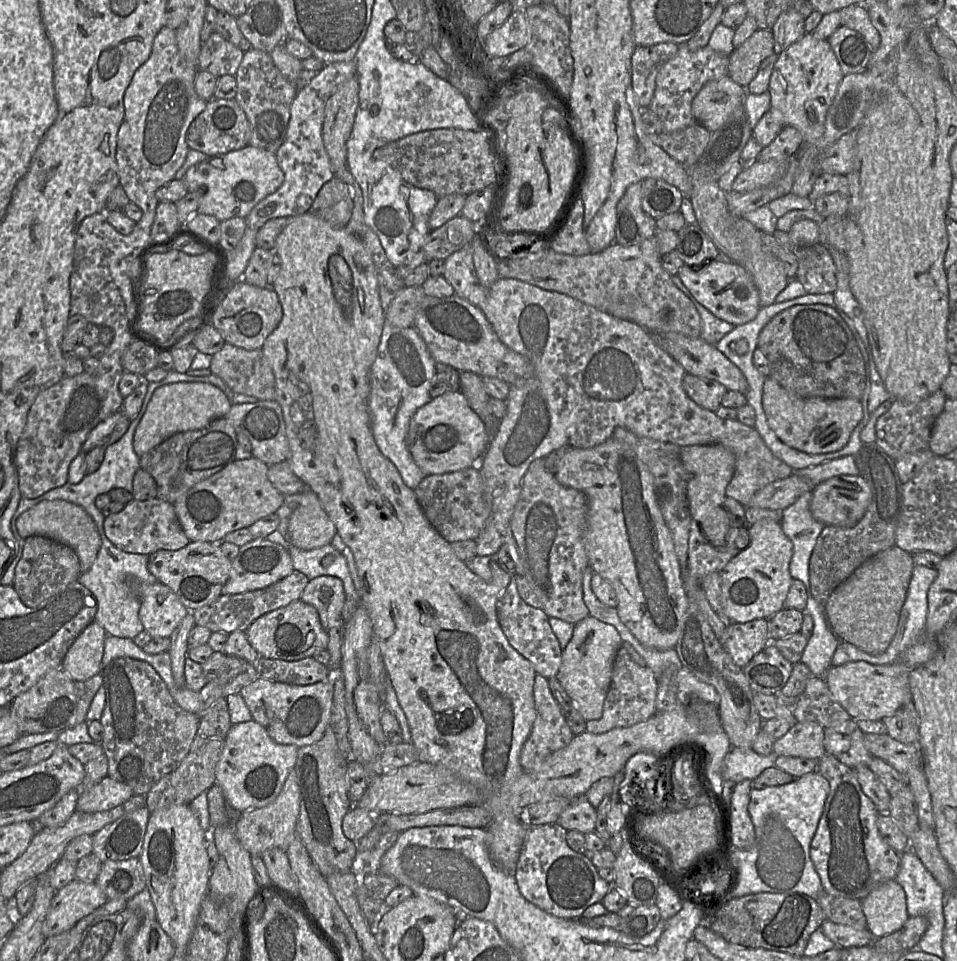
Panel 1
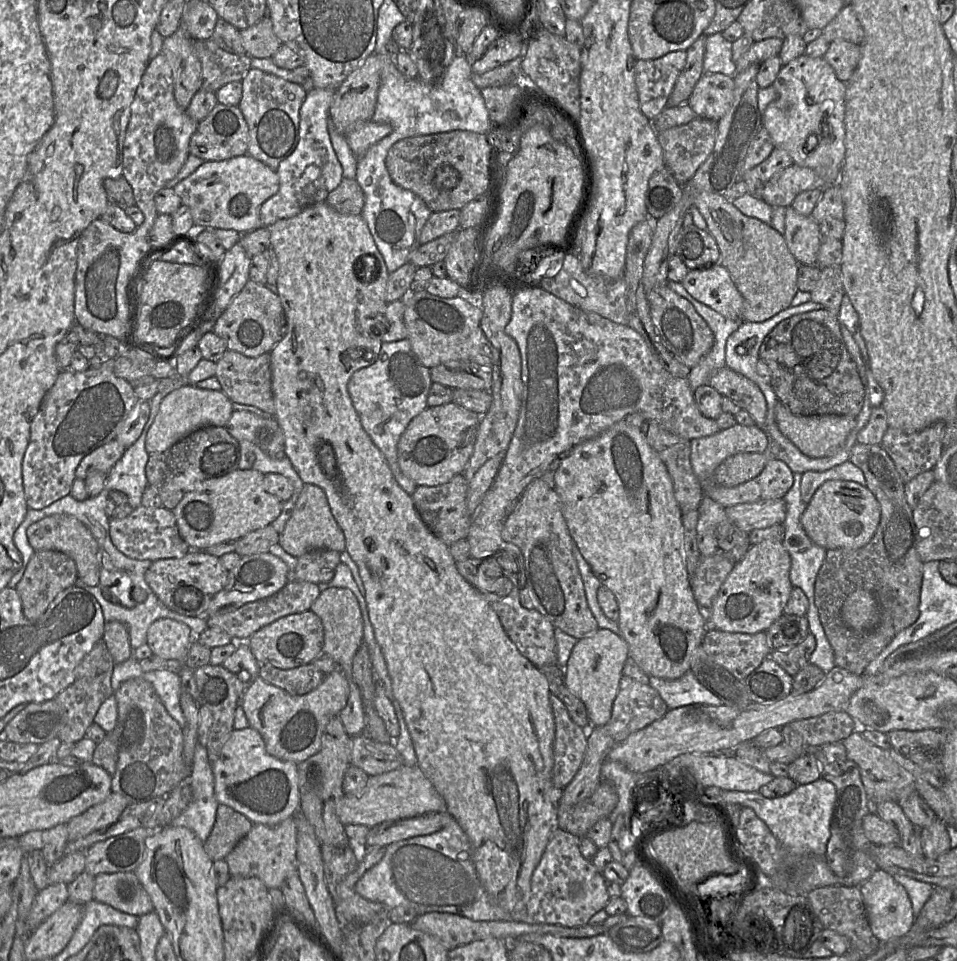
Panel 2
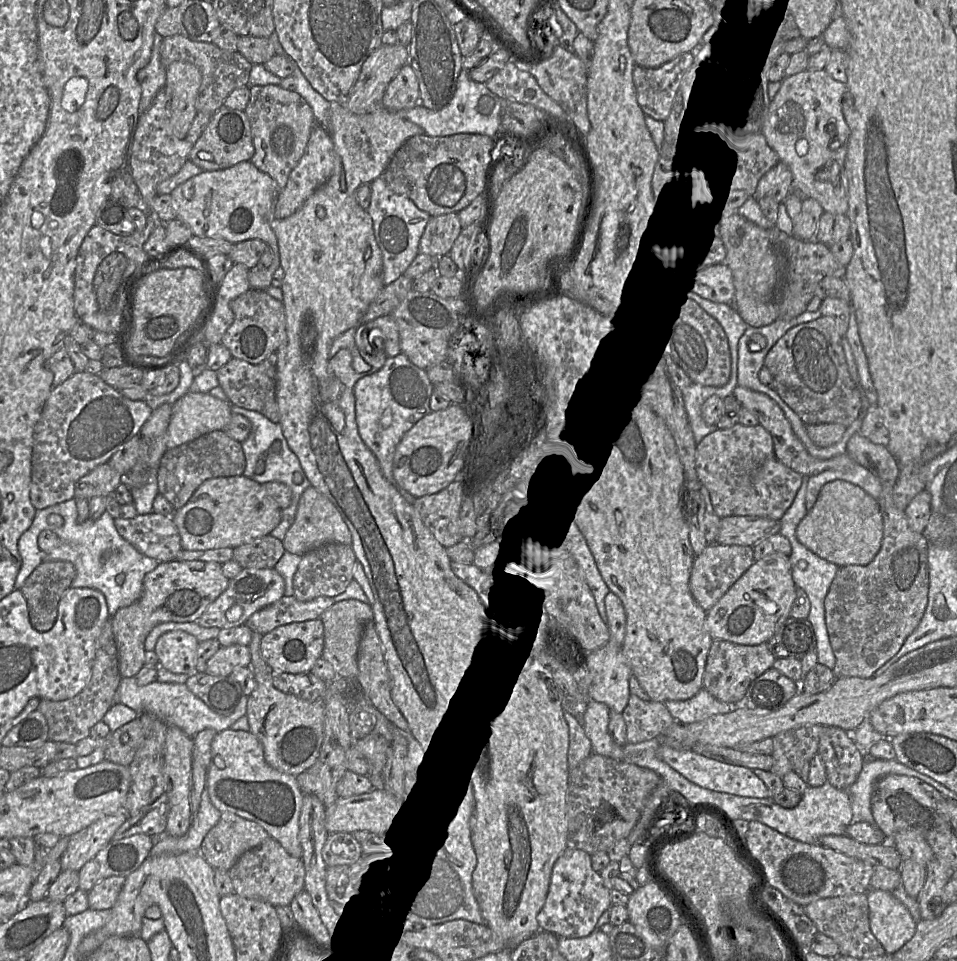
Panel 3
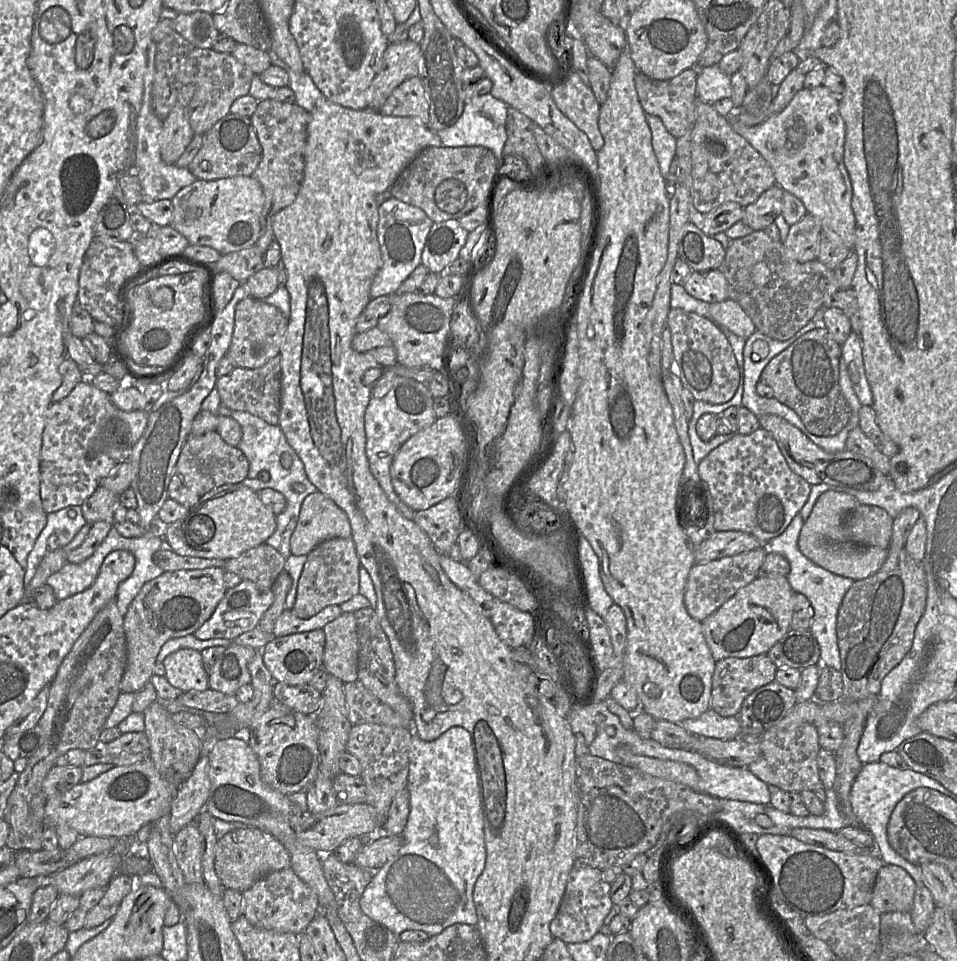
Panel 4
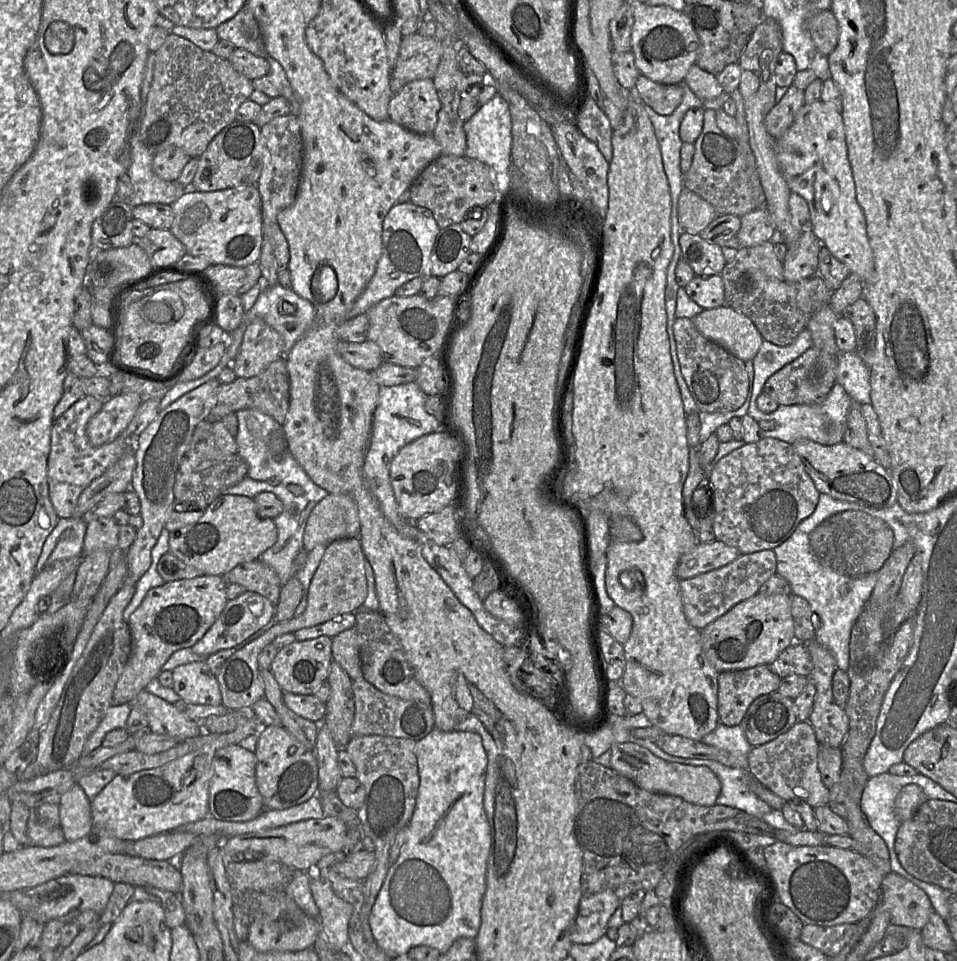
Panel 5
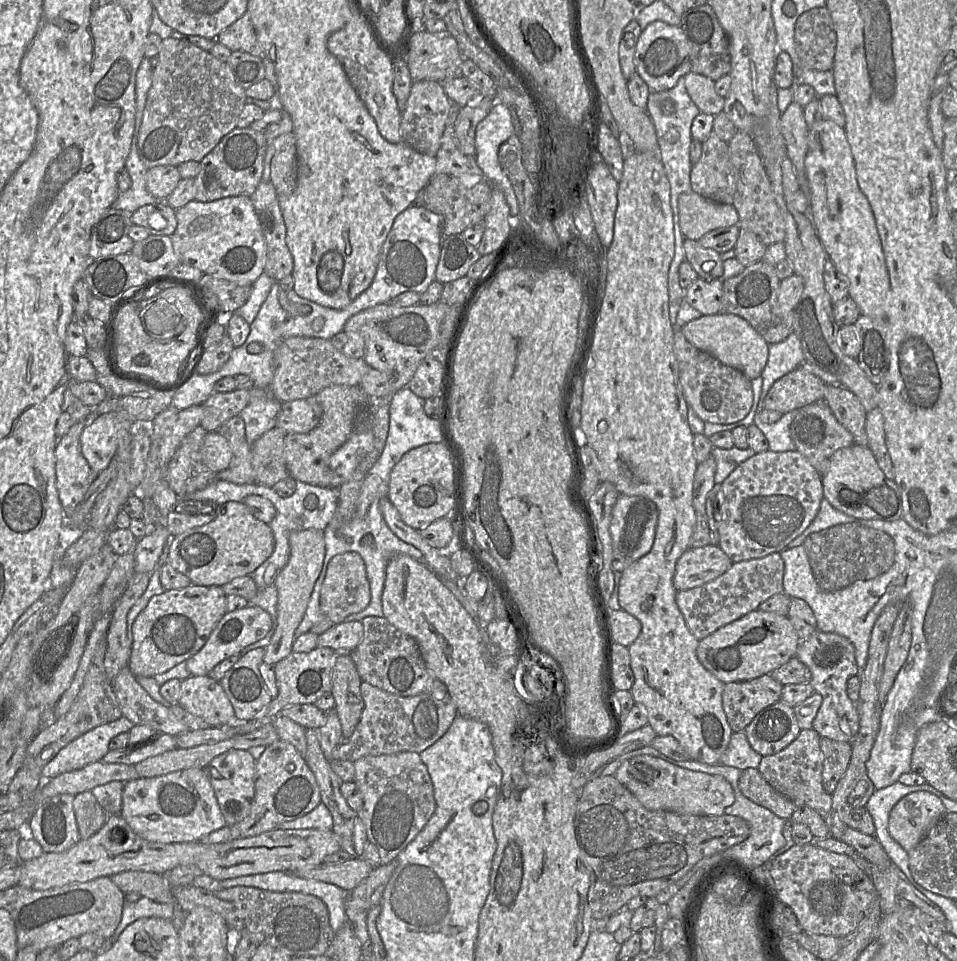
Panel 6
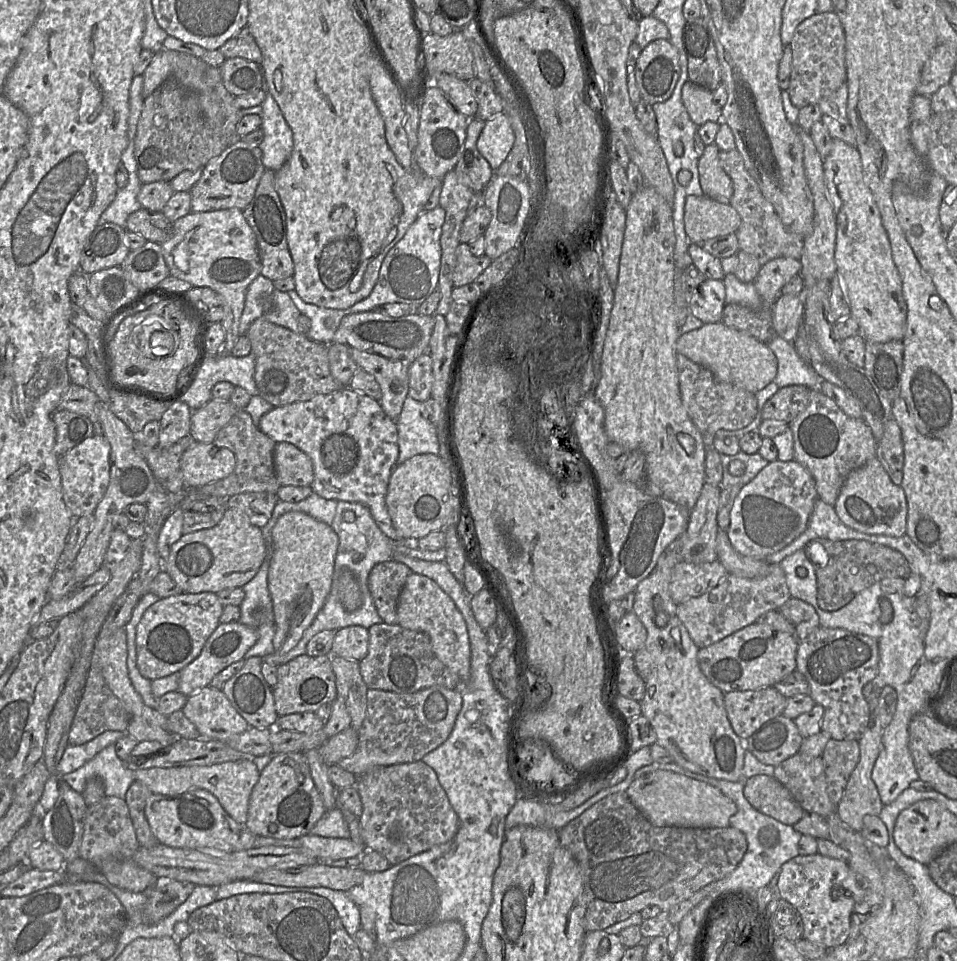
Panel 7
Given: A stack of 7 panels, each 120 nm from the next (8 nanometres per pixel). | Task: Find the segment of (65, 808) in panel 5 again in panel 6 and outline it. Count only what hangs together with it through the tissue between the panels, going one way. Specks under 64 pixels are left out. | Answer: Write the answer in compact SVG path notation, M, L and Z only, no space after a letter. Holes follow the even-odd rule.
M90 791L74 795L73 808L81 840L97 833L107 819L105 811Z

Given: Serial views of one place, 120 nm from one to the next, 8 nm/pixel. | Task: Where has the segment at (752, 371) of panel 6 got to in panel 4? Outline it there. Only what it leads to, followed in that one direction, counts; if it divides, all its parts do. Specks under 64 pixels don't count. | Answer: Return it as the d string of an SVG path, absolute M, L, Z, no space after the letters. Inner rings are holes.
M732 299L711 304L709 319L720 328L742 337L745 340L756 330L748 314Z

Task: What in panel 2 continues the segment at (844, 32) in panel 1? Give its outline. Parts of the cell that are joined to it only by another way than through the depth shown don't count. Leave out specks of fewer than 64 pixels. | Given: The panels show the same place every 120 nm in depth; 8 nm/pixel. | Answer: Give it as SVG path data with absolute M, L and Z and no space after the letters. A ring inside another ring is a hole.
M836 39L830 42L824 59L834 69L838 79L847 83L861 59L861 46L846 40Z

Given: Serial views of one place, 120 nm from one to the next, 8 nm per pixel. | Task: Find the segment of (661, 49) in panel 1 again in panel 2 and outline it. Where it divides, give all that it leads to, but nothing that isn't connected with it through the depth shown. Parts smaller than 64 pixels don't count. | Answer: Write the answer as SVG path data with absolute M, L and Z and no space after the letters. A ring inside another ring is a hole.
M679 50L654 60L636 60L635 83L640 110L649 120L667 107L686 58L686 50Z

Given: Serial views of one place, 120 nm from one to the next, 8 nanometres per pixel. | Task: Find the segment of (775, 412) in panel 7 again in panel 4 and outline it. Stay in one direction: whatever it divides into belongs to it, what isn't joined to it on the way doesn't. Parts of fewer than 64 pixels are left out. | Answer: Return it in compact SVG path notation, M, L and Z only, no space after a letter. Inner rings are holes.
M820 325L802 334L790 346L772 358L764 368L760 380L772 388L774 397L779 402L798 414L809 432L822 437L834 436L846 426L851 415L850 406L839 385L840 357L842 357L842 345L834 340L825 326Z

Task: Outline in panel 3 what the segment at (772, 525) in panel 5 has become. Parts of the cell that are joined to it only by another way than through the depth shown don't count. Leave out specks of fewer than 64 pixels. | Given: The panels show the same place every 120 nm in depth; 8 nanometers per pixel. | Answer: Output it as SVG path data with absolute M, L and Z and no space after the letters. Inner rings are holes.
M735 423L728 429L715 429L696 444L695 470L699 483L709 492L714 512L719 518L754 516L780 521L792 505L803 476L782 464L775 456L771 435L759 424L748 427Z

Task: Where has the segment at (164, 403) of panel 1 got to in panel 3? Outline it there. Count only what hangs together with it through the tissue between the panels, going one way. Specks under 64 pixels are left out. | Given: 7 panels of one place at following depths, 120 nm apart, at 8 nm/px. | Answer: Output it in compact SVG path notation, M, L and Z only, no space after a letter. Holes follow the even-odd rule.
M189 390L172 404L167 449L191 442L209 432L223 430L233 414L230 404L210 393Z

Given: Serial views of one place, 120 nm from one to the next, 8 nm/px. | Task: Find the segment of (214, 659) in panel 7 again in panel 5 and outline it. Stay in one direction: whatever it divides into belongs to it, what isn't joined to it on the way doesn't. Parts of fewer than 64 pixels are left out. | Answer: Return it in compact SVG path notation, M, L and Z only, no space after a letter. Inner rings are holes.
M246 590L239 597L228 600L226 605L205 635L192 646L193 653L208 657L220 650L237 646L260 631L275 617L275 606L267 598Z

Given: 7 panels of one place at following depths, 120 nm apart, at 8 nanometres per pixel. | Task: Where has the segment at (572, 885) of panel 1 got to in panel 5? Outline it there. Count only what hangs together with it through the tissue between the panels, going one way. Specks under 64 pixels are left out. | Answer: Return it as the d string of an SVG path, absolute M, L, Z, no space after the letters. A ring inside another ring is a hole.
M613 890L583 895L571 932L572 944L591 944L607 931L607 924L621 901Z

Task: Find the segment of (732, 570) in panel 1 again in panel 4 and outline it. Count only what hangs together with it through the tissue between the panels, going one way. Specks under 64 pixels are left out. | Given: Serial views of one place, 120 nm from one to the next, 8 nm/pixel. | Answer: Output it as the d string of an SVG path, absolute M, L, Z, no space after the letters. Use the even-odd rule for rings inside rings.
M759 575L703 622L703 634L715 661L767 654L790 630L795 592L787 576Z

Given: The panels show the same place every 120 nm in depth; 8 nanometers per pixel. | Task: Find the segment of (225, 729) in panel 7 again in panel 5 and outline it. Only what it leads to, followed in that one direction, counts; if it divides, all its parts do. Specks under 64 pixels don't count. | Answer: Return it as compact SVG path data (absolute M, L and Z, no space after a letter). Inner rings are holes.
M204 660L177 666L172 670L172 676L172 689L183 701L195 705L222 704L216 676L209 671Z

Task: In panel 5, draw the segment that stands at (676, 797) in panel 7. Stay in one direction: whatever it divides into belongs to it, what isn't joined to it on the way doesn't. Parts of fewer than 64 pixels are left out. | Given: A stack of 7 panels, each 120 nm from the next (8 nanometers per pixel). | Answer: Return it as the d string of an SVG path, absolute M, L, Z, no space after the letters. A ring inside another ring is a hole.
M633 742L616 743L611 747L610 767L644 790L677 796L699 806L713 806L721 792L720 780L707 766L668 762Z

